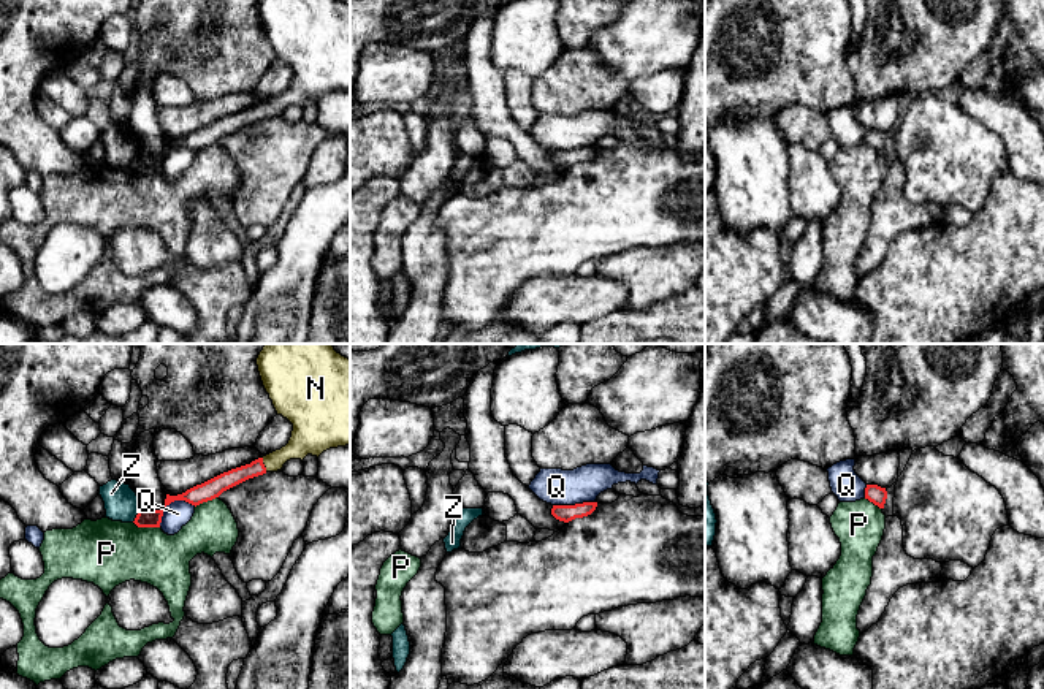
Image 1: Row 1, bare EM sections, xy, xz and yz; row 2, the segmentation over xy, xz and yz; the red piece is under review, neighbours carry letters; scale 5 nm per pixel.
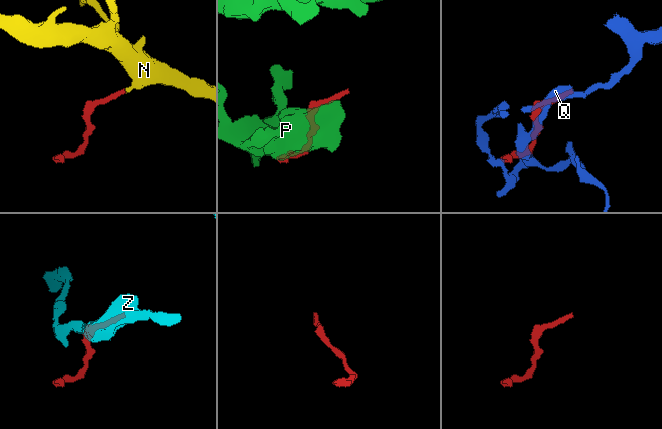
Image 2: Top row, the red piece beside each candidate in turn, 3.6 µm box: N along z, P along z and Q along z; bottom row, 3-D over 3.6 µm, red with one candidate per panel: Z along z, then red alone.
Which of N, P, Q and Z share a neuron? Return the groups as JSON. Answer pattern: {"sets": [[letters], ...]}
{"sets": [["N"], ["P"], ["Q"], ["Z"]]}

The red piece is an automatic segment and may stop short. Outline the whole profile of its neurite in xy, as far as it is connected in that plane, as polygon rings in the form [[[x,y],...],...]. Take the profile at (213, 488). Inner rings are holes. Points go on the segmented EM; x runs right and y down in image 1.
[[[266,344],[257,366],[277,415],[293,424],[288,443],[182,494],[166,494],[160,510],[141,504],[133,521],[138,527],[160,527],[165,508],[174,501],[196,507],[249,478],[282,470],[290,459],[318,458],[330,448],[350,445],[349,358],[331,344]]]

